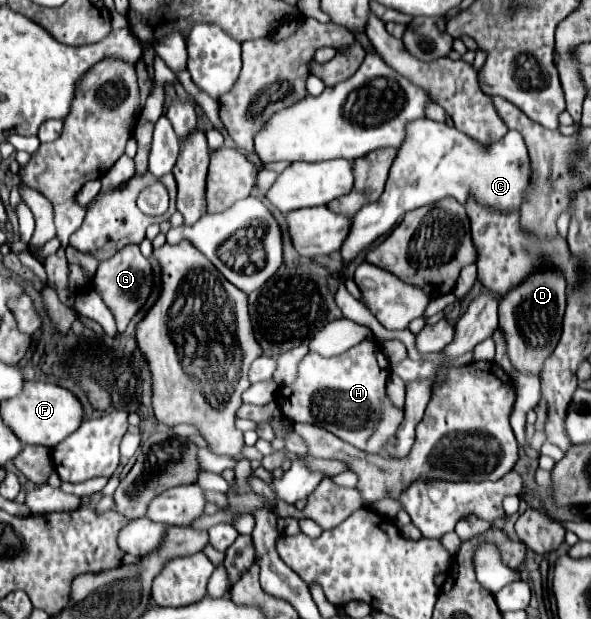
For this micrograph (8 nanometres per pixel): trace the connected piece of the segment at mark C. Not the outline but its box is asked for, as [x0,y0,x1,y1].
[341,118,531,262]

